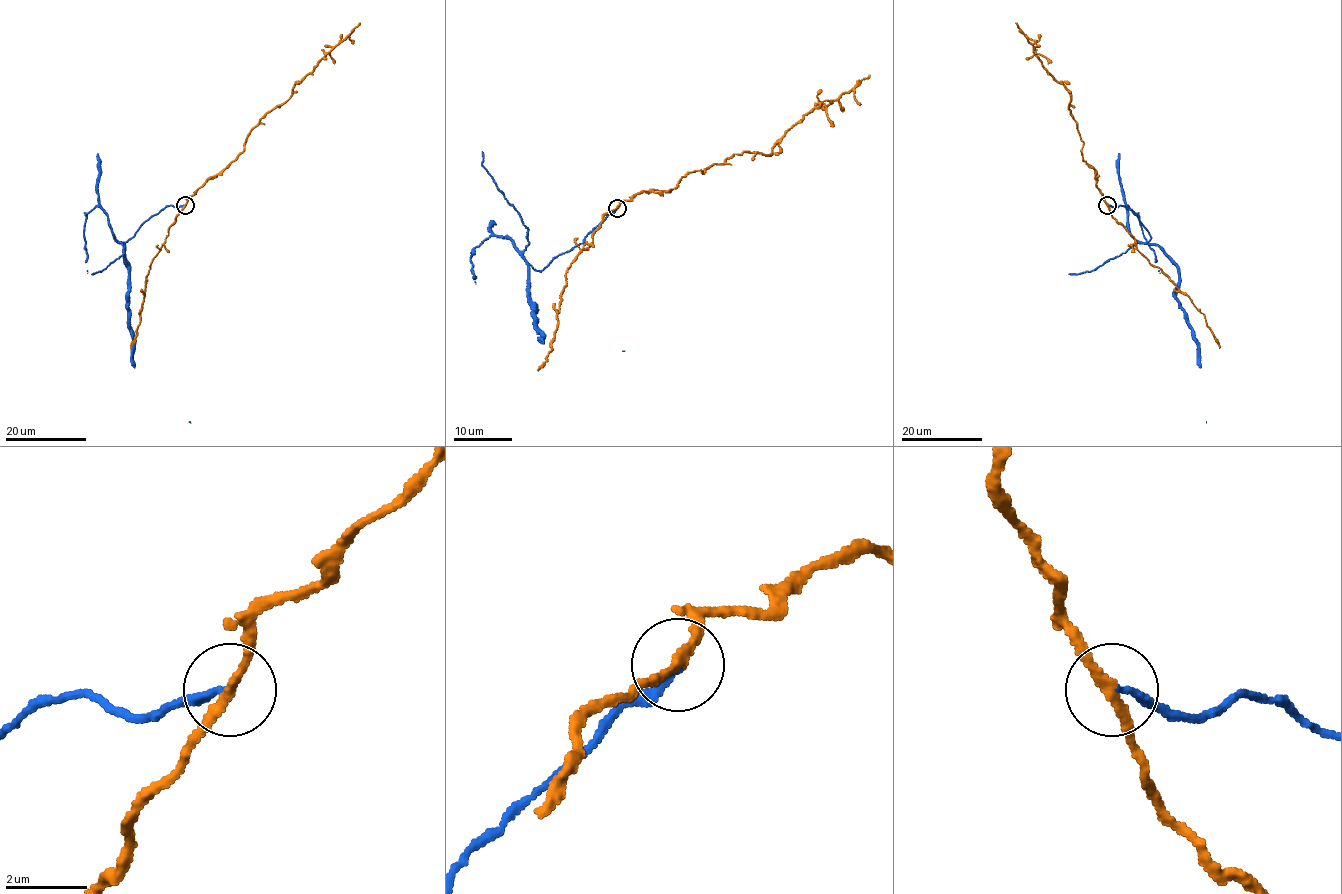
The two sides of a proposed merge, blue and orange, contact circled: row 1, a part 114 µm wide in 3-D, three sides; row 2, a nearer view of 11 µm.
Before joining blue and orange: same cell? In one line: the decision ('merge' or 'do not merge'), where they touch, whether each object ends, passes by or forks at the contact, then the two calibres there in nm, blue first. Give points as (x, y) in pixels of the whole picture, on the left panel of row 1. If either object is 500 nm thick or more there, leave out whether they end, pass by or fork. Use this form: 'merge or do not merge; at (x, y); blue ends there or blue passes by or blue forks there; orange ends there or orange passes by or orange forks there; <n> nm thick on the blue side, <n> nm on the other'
do not merge; at (185, 205); blue ends there; orange passes by; 170 nm thick on the blue side, 220 nm on the other

